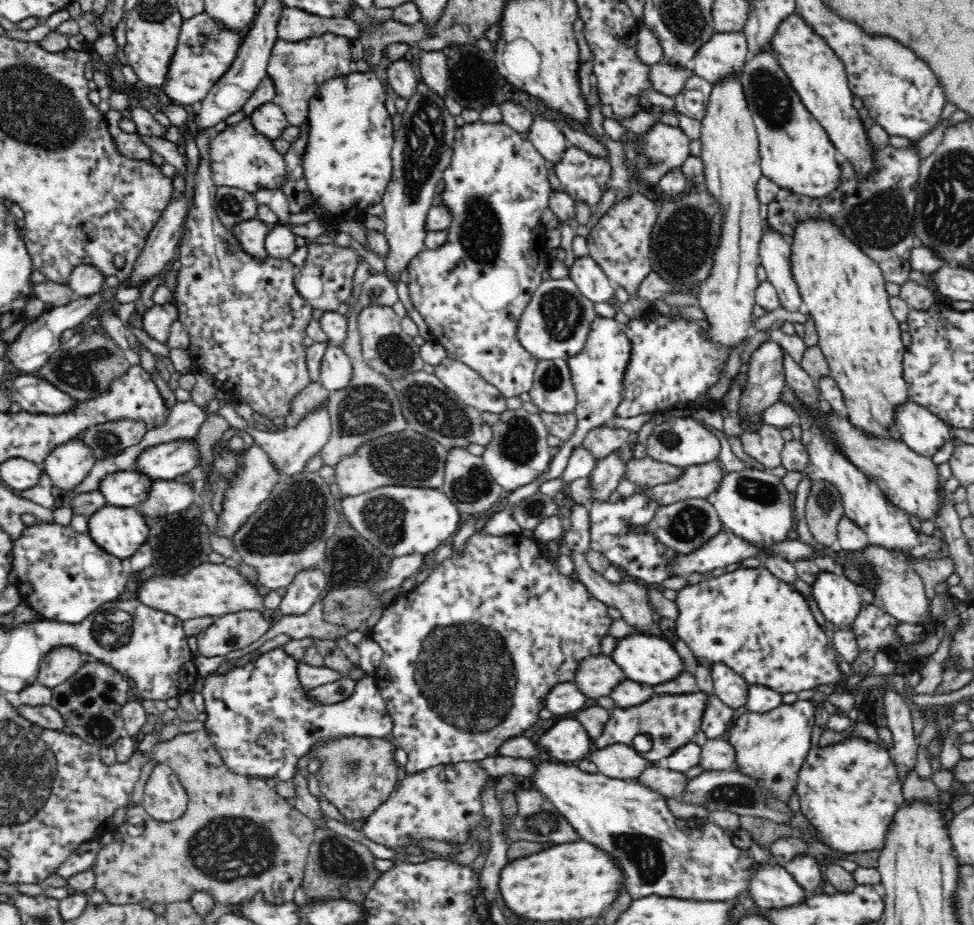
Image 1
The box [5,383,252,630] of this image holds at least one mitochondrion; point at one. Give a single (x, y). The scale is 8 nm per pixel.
(192, 539)

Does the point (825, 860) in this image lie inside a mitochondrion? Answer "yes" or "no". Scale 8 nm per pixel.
no

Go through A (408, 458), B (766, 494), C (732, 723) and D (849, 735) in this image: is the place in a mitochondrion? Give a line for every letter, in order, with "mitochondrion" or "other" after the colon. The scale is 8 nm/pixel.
A: mitochondrion
B: mitochondrion
C: other
D: other

